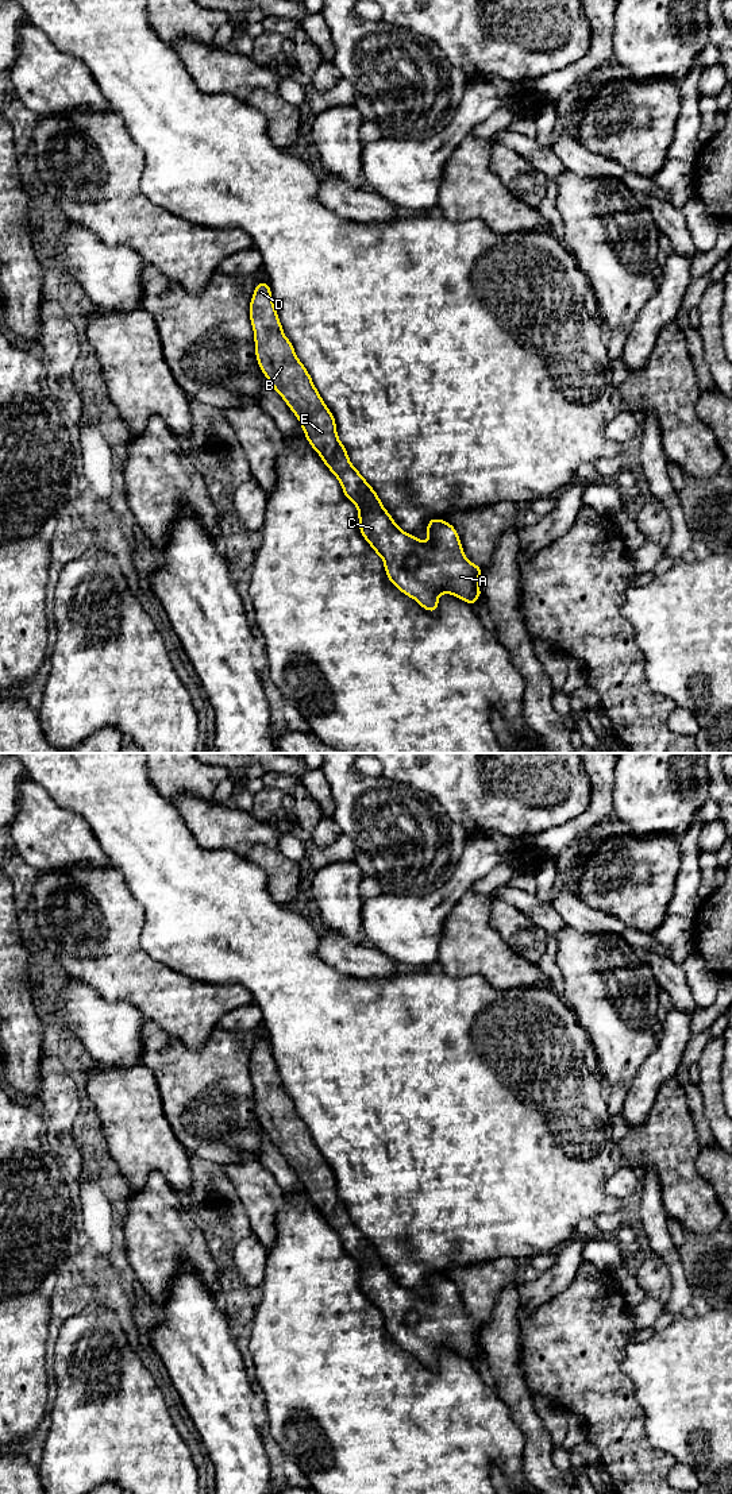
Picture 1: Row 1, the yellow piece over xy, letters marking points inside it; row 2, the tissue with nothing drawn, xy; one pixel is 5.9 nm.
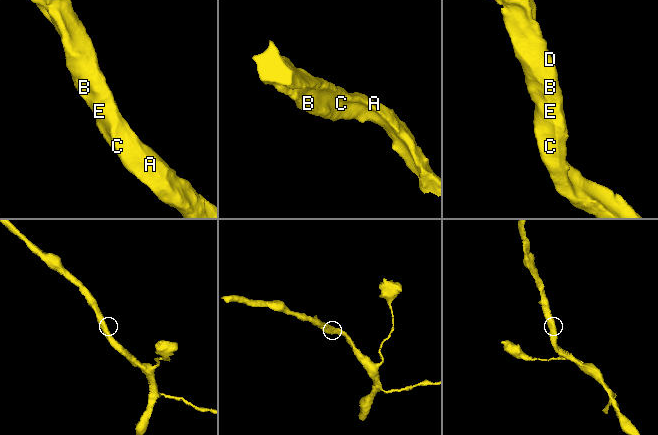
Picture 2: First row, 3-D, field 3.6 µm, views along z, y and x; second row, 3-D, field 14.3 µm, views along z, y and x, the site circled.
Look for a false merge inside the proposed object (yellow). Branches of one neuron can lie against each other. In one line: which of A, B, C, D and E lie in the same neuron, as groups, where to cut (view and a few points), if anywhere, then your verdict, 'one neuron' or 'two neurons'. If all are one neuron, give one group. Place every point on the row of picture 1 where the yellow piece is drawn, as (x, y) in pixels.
groups A B C D E; cut none; one neuron

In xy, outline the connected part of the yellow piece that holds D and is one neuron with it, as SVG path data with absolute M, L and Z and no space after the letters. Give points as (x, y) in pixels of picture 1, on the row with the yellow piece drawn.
M258 282L255 286L249 313L254 331L255 358L261 371L294 413L309 445L340 482L346 498L357 506L359 532L384 560L389 582L427 611L435 613L439 609L438 597L440 594L454 595L474 607L475 601L482 597L479 590L482 568L466 557L456 529L446 520L428 520L425 529L429 537L428 543L400 529L384 507L375 490L351 464L347 449L338 437L334 414L320 397L308 370L296 356L293 344L284 333L267 282Z

